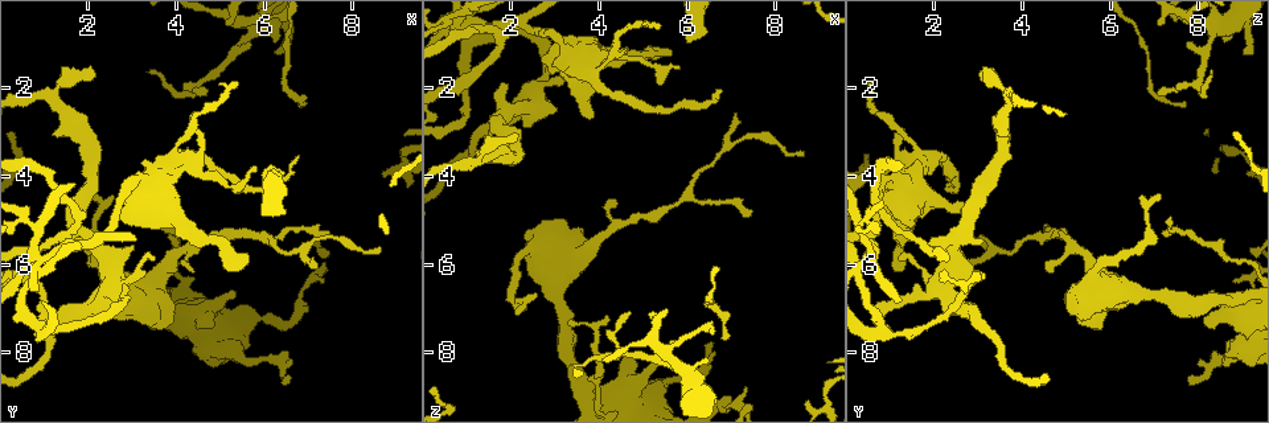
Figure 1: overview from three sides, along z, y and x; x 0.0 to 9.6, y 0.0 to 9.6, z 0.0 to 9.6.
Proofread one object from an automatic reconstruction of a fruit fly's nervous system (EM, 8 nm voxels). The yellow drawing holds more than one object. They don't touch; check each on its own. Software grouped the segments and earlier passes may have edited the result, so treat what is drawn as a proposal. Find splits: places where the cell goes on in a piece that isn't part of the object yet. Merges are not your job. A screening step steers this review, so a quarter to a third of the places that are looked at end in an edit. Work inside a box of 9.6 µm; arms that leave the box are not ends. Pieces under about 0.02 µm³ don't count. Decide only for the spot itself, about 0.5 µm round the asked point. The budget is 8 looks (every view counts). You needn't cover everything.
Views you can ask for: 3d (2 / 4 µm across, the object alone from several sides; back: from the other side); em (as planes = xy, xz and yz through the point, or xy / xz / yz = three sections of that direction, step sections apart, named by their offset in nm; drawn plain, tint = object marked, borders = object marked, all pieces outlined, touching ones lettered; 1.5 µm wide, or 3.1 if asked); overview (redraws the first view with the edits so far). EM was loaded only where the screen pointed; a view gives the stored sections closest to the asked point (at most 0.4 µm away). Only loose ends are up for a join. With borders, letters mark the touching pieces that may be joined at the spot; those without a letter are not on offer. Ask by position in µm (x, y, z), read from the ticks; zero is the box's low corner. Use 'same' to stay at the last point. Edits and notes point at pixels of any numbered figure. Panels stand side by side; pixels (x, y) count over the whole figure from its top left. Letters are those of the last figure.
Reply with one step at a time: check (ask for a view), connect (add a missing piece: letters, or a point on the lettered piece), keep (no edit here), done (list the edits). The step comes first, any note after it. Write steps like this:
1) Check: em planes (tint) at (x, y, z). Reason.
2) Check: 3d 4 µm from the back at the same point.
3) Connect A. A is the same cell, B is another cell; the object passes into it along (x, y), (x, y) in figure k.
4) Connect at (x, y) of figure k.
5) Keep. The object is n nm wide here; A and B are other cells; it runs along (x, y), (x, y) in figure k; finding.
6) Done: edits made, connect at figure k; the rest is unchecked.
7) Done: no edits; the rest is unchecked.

Check: em planes (borders) at (1.85, 5.55, 2.00).

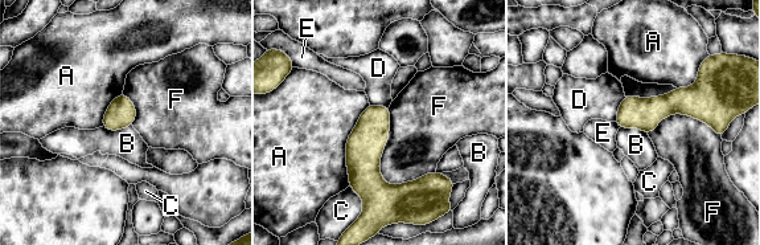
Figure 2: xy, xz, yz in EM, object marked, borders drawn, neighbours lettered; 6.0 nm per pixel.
Keep. A, B, C, D, E and F are other cells; it runs along (713, 115), (665, 105), (619, 119) in figure 2; no lettered piece goes on from it.

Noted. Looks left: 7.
Check: em planes (borders) at (3.80, 4.60, 2.70).

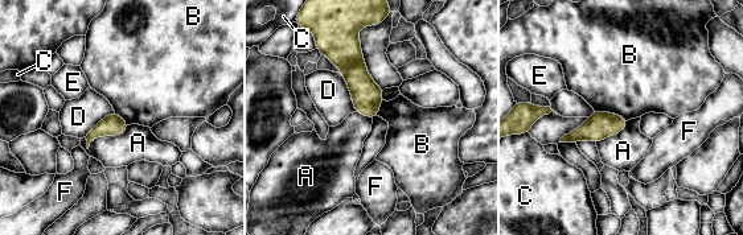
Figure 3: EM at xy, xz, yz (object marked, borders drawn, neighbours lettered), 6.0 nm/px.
Keep. A, B, C, D, E and F are other cells; a border runs along (594, 110), (614, 112), (627, 120) in figure 3; no lettered piece goes on from it.

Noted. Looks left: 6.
Check: em planes (borders) at (2.15, 1.75, 3.05).

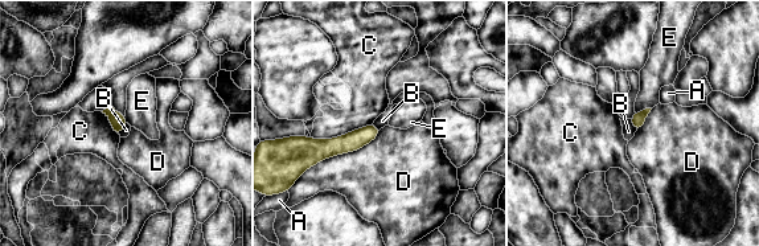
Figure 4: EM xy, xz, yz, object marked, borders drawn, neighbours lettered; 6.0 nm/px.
Keep. The longest contact is with D, 550 nm; A, B, C, D and E are other cells; none of them fits.

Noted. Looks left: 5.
Done: no edits; the rest is unchecked.

